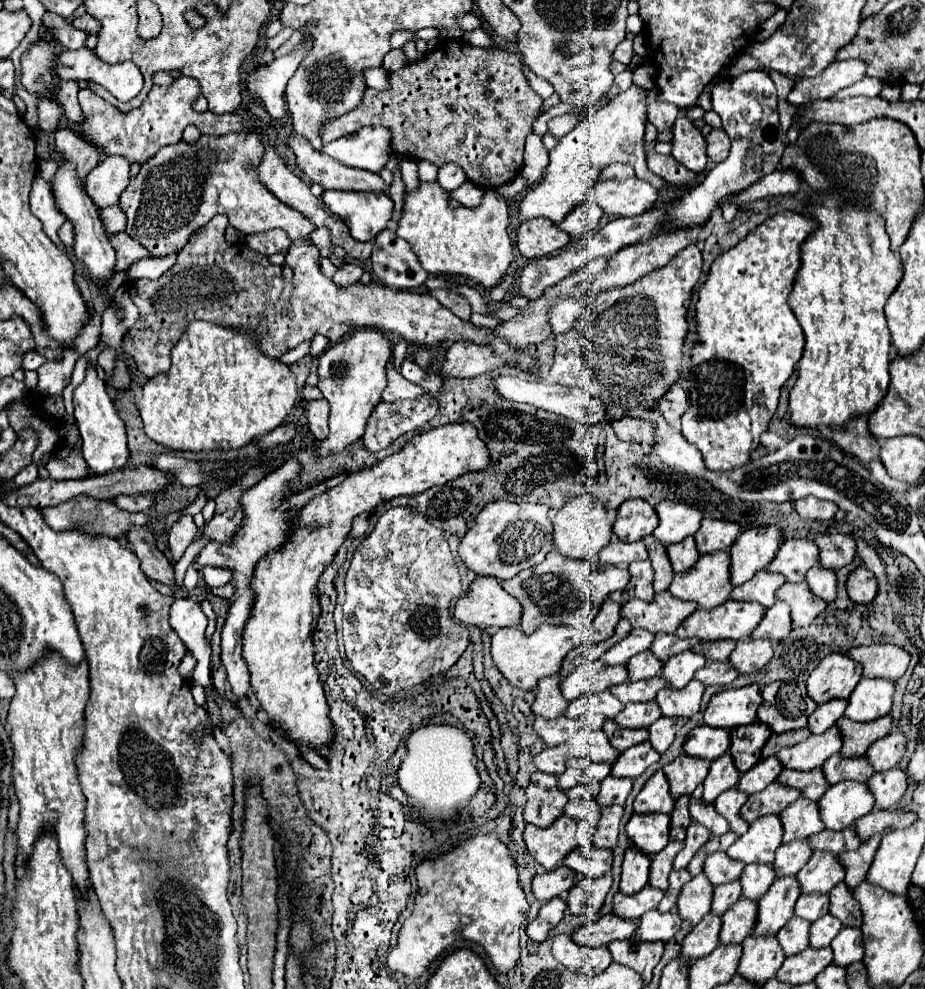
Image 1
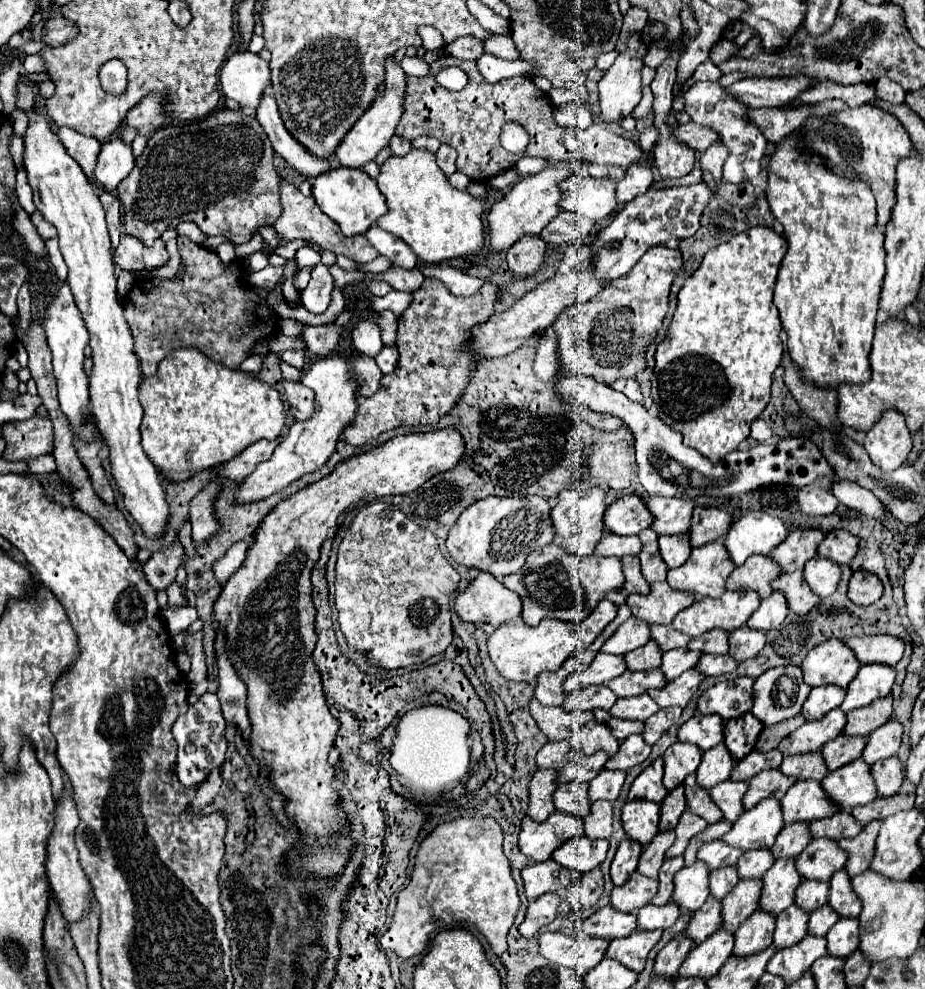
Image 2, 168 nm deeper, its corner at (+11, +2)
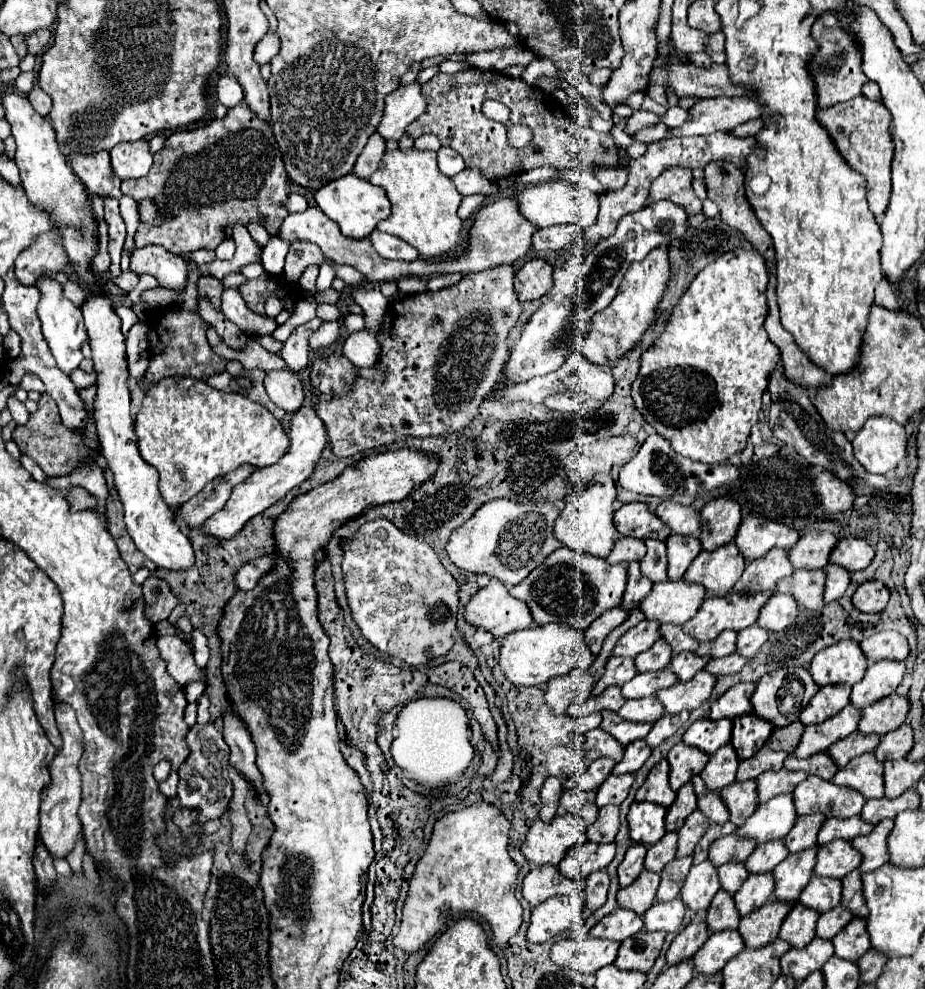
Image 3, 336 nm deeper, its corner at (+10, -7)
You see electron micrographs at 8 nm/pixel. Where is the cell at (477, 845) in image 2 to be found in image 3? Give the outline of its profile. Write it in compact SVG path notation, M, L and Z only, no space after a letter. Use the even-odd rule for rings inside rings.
M486 802L450 812L436 822L426 852L410 880L400 932L392 940L396 948L408 954L418 952L438 934L446 918L462 912L476 912L482 916L492 928L494 944L500 948L508 946L508 940L522 924L522 906L514 896L518 866L508 856L508 830L510 822L496 806Z

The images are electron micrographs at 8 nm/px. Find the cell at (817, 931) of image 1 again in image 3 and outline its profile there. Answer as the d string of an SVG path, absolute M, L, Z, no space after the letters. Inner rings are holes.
M836 906L834 910L828 910L828 912L824 912L824 914L818 918L816 936L818 936L818 938L824 938L824 940L830 940L830 938L834 938L850 920L852 920L850 910L842 908L842 906Z

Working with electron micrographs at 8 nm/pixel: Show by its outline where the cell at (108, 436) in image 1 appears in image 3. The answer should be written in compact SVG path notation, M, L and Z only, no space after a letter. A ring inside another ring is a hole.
M40 278L40 282L36 284L36 288L42 292L42 298L40 298L40 304L38 304L38 316L40 316L40 322L42 322L42 334L52 350L52 356L56 358L56 364L58 368L64 372L64 374L72 374L80 362L82 362L82 344L86 340L86 330L84 330L84 320L82 320L82 312L78 306L74 306L68 298L62 296L62 286L54 280L48 280L48 278Z

